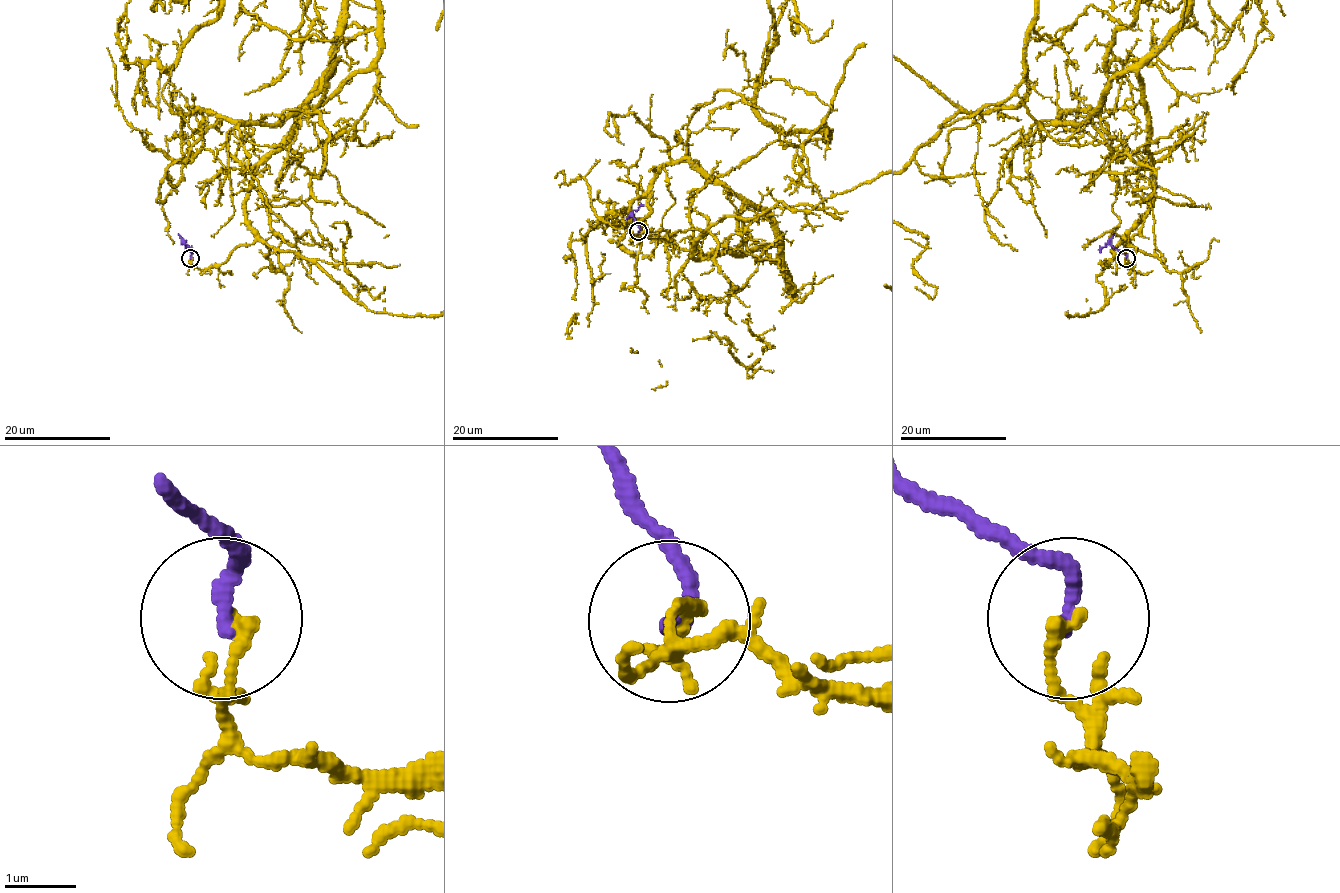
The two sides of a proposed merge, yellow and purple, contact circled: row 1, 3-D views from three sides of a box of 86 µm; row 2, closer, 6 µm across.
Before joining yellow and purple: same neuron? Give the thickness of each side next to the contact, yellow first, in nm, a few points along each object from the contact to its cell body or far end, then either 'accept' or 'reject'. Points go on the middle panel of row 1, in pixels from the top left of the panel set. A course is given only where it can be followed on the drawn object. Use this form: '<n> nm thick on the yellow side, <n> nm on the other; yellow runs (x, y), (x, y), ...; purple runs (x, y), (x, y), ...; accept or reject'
170 nm thick on the yellow side, 220 nm on the other; yellow runs (639, 231), (780, 244), (800, 296), (783, 184), (826, 130), (756, 108); purple runs (638, 231), (633, 214), (643, 204); reject

